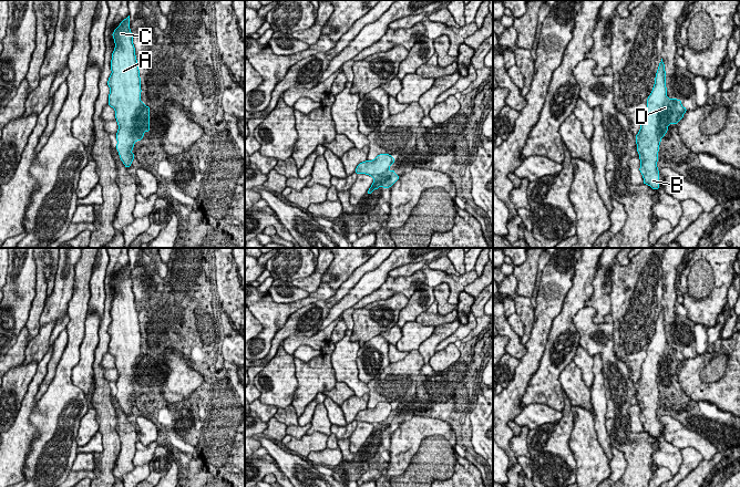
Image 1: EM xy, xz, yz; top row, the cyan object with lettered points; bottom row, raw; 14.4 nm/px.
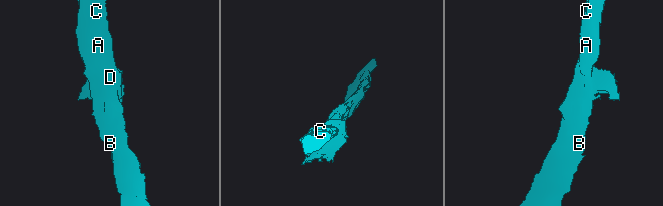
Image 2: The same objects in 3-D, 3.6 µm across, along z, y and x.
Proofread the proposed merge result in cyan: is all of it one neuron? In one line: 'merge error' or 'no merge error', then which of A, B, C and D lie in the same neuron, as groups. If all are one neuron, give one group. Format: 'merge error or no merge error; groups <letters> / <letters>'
no merge error; groups A B C D

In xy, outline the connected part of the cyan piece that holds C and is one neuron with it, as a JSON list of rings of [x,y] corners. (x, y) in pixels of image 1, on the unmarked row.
[[[130,263],[112,281],[115,290],[115,297],[112,301],[111,318],[107,333],[110,334],[109,353],[115,358],[115,366],[119,372],[116,381],[120,406],[125,415],[131,415],[135,403],[132,401],[134,391],[144,385],[144,380],[150,380],[150,354],[141,350],[141,327],[138,311],[135,304],[133,293],[133,283],[130,278]]]

